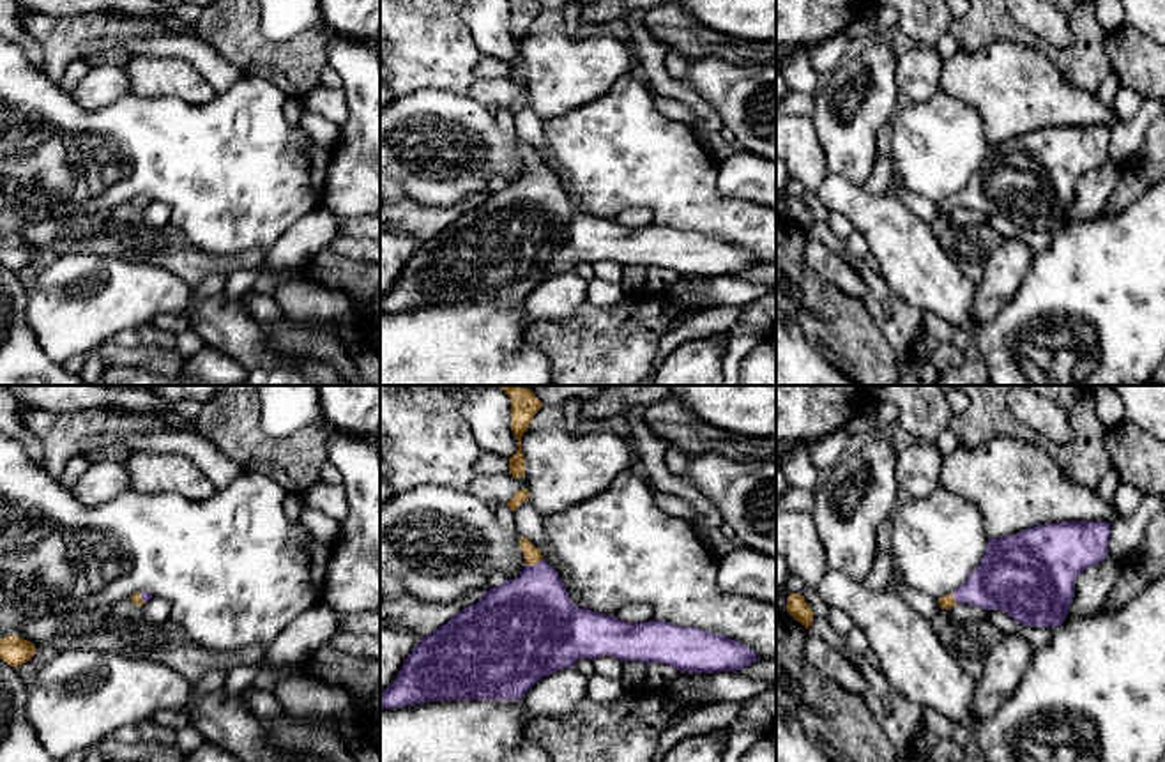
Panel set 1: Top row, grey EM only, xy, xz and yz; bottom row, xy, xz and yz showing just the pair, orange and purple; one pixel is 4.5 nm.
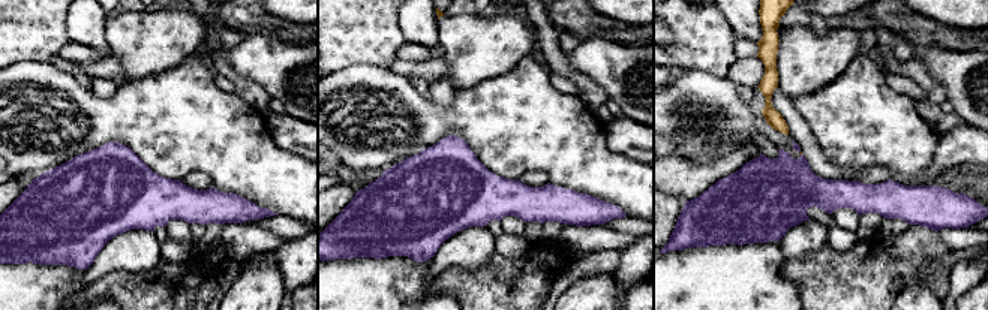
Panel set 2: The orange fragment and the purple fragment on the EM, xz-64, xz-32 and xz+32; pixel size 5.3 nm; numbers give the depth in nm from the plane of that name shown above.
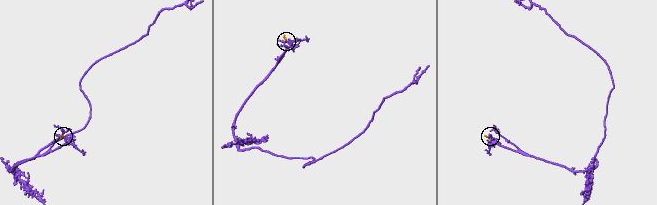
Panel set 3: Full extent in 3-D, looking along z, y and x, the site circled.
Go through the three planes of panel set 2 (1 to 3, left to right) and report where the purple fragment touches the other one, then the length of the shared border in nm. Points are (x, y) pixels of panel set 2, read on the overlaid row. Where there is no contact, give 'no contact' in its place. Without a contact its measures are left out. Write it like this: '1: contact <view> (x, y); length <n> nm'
1: no contact
2: no contact
3: contact xz+32 (799, 153); length 30 nm

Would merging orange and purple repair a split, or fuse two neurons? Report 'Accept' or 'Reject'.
Accept

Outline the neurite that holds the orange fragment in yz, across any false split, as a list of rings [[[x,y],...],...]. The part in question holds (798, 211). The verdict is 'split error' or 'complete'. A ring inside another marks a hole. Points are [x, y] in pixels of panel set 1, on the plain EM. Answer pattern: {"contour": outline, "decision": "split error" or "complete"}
{"contour": [[[790,198],[788,200],[788,209],[787,209],[787,216],[797,225],[801,226],[806,233],[810,232],[810,228],[813,226],[813,216],[808,210],[808,207],[804,205],[804,202],[801,198]]], "decision": "complete"}

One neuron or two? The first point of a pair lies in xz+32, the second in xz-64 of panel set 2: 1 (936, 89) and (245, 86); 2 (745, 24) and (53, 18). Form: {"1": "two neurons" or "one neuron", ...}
{"1": "one neuron", "2": "two neurons"}

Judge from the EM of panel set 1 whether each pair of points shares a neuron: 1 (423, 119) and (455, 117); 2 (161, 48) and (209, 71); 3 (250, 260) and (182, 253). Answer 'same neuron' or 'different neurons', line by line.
1: same neuron
2: same neuron
3: same neuron

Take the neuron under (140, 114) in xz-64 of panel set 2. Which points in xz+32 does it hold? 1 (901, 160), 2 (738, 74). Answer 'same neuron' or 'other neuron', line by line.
1: same neuron
2: other neuron

